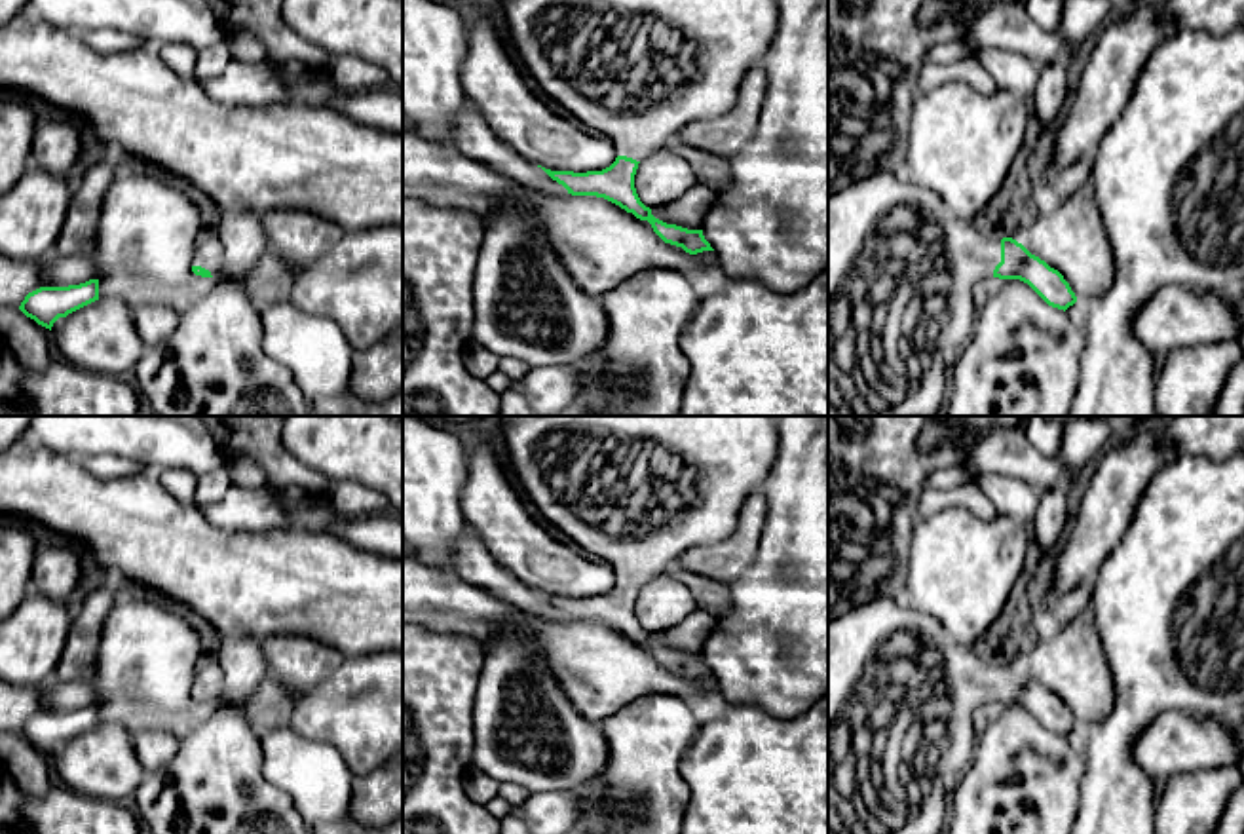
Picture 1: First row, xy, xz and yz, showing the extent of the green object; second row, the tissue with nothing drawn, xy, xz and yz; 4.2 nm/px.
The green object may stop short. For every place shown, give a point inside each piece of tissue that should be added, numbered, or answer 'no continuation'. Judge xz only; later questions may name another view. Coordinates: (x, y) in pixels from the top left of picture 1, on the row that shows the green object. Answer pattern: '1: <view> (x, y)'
1: xz (730, 37)

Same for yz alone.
1: yz (855, 213)

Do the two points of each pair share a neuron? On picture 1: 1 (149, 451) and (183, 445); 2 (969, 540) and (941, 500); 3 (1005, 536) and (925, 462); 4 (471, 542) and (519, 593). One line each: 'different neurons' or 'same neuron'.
1: same neuron
2: different neurons
3: different neurons
4: same neuron

